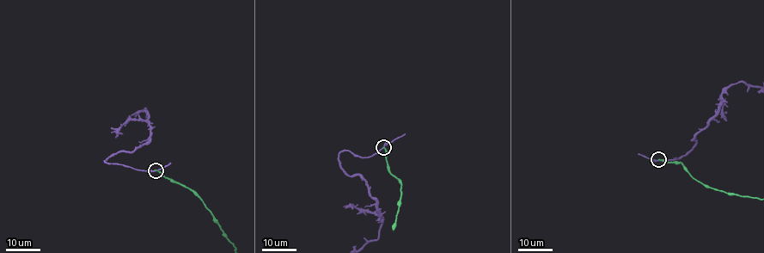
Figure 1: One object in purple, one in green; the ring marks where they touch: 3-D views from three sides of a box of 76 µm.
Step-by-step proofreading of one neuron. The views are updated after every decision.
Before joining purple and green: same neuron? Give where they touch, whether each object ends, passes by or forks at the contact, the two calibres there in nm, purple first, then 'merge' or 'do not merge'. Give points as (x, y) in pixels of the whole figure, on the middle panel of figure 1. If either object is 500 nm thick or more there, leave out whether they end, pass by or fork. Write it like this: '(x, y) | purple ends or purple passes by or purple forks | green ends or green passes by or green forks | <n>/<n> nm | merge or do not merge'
(383, 147) | purple passes by | green ends | 180/260 nm | do not merge

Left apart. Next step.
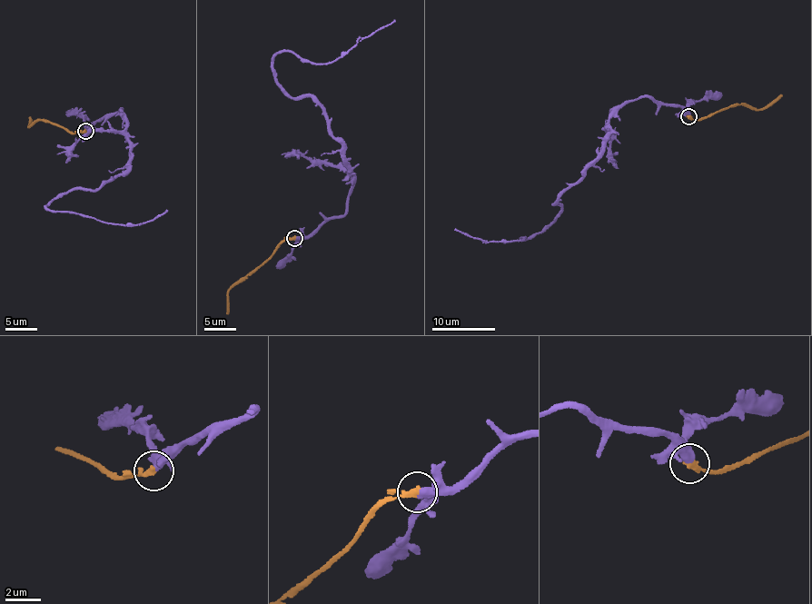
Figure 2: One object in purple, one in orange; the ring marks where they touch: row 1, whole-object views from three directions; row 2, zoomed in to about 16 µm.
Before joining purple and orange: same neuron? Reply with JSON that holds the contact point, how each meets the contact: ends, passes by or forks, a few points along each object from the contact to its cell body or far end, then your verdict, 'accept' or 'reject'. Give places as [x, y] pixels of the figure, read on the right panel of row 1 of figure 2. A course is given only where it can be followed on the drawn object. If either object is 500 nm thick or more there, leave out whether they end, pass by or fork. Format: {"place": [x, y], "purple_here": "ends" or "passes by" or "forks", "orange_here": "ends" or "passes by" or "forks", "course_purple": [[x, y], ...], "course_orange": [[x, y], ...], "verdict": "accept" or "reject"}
{"place": [688, 116], "purple_here": "passes by", "orange_here": "ends", "course_purple": [[688, 117], [630, 101], [609, 117], [605, 149], [563, 190], [553, 222], [529, 238], [486, 241], [455, 228]], "course_orange": [[688, 117], [701, 121], [711, 113], [742, 104], [758, 109], [767, 106], [781, 94]], "verdict": "accept"}

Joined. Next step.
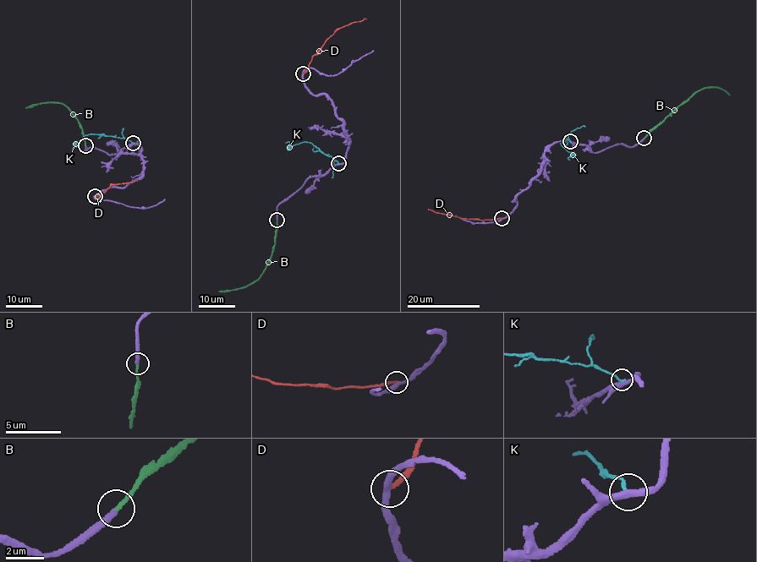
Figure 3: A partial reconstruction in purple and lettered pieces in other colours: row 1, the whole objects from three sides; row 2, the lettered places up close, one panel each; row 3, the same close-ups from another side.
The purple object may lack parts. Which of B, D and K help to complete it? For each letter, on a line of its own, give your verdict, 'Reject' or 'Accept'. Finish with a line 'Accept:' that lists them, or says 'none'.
B: Accept
D: Reject
K: Reject
Accept: B

